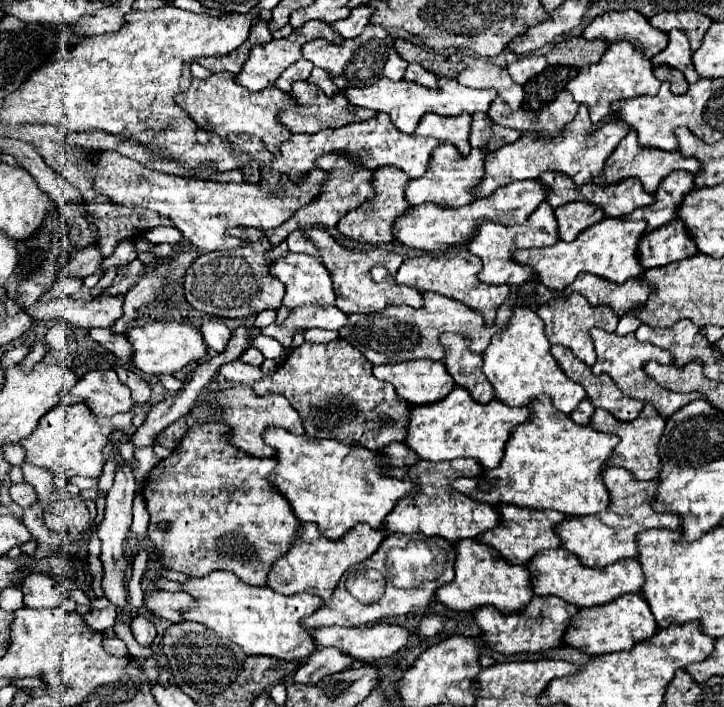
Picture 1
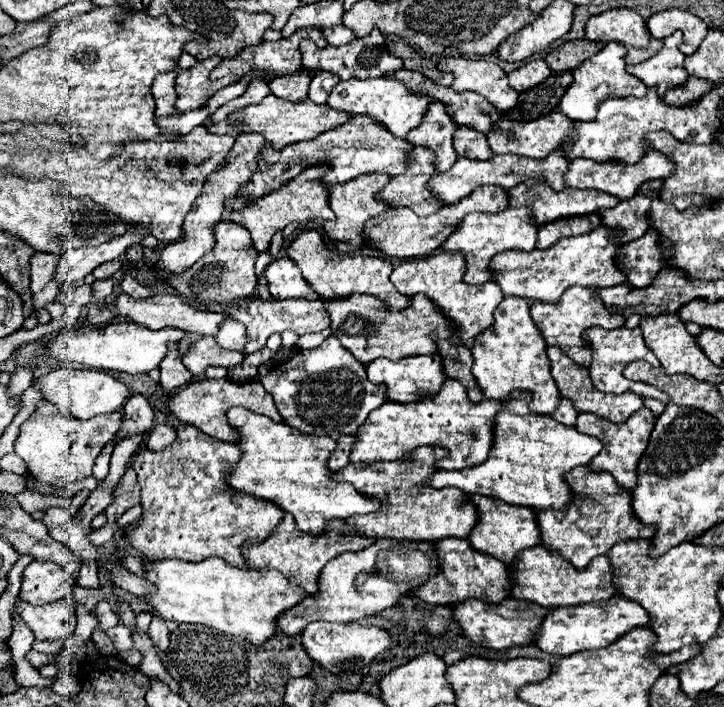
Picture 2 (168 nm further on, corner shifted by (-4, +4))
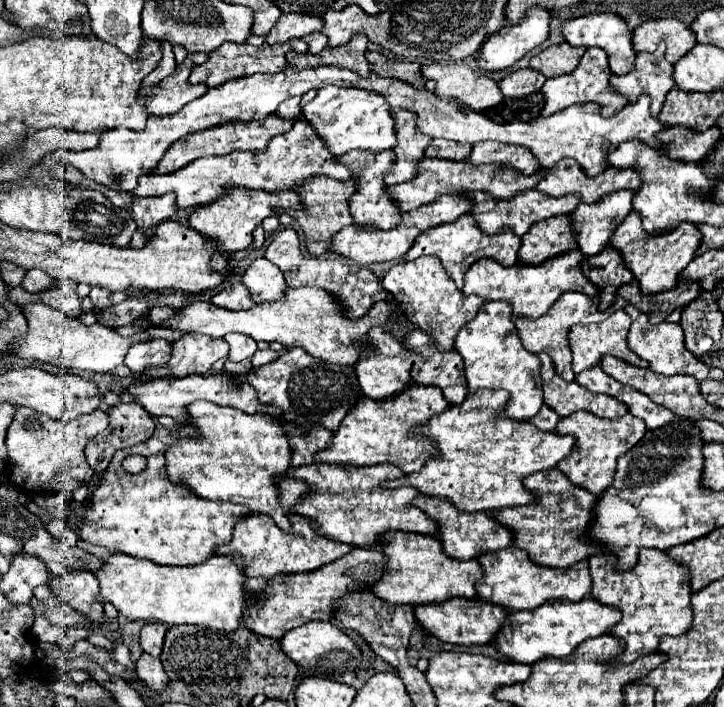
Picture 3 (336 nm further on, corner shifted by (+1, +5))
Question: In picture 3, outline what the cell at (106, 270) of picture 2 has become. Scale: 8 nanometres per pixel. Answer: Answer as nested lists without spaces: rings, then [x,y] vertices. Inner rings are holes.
[[[97,286],[91,287],[89,297],[92,303],[99,309],[105,309],[112,305],[110,302],[110,293],[104,289]]]

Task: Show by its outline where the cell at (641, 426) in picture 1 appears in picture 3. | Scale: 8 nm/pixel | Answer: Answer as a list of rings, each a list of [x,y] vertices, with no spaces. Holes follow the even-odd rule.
[[[576,411],[568,417],[562,417],[556,433],[558,435],[574,435],[576,437],[576,447],[566,459],[558,463],[558,469],[576,485],[588,487],[590,493],[602,495],[608,487],[612,487],[612,479],[616,473],[616,461],[624,451],[630,451],[642,437],[644,437],[646,425],[642,419],[626,413],[624,417],[618,419],[602,419],[596,417],[588,411]]]

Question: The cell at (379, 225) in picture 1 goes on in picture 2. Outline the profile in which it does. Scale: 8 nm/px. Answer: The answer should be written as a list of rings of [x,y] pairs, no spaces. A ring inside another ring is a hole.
[[[365,174],[365,176],[357,176],[357,180],[349,180],[349,184],[329,186],[329,208],[335,212],[335,222],[323,222],[323,220],[315,220],[315,222],[325,230],[335,250],[353,254],[361,250],[361,246],[365,246],[365,242],[361,240],[361,228],[369,218],[387,210],[383,204],[377,204],[377,200],[373,200],[375,192],[379,192],[387,182],[389,182],[387,176]]]

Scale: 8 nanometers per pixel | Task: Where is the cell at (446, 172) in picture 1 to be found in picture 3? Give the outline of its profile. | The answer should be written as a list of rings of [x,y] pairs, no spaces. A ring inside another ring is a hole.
[[[392,149],[380,153],[350,151],[348,155],[340,157],[340,161],[352,171],[352,177],[358,179],[358,189],[350,199],[350,213],[356,225],[374,225],[378,229],[390,229],[400,223],[402,211],[400,207],[396,207],[396,203],[392,203],[392,195],[388,195],[388,185],[384,183],[384,175],[388,173],[388,167],[392,167],[392,159],[396,159],[396,155],[392,155]]]

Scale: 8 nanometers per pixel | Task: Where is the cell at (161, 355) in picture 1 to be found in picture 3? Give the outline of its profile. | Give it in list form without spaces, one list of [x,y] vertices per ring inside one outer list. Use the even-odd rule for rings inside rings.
[[[40,301],[22,307],[22,311],[28,319],[28,333],[26,333],[24,341],[22,339],[16,341],[16,347],[12,353],[22,357],[22,359],[46,361],[46,363],[66,367],[66,369],[110,373],[118,365],[124,363],[124,355],[128,353],[128,347],[132,347],[132,343],[144,343],[150,339],[150,333],[138,333],[134,337],[122,337],[114,329],[108,329],[100,323],[94,323],[94,325],[78,323],[76,319],[70,319],[64,313],[44,305]]]

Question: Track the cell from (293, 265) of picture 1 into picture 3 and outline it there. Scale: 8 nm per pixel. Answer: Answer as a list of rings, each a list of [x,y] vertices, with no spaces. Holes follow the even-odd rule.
[[[264,257],[256,259],[246,269],[242,283],[252,291],[252,299],[256,303],[276,301],[288,289],[288,285],[284,283],[284,275],[280,275],[280,269]]]

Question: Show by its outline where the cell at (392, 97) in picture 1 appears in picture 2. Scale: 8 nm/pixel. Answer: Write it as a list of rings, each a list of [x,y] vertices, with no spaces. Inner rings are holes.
[[[369,78],[369,80],[341,80],[329,94],[327,106],[331,106],[337,112],[345,114],[367,114],[375,122],[379,122],[385,130],[395,134],[397,138],[405,138],[405,134],[421,124],[421,116],[427,108],[431,98],[427,96],[417,96],[405,90],[399,80],[391,78]]]

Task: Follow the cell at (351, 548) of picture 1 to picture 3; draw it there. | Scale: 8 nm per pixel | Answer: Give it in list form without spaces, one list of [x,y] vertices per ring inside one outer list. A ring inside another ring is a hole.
[[[250,513],[248,519],[240,521],[236,525],[232,541],[224,547],[216,547],[216,553],[218,555],[238,553],[244,561],[244,571],[246,571],[248,577],[274,579],[276,575],[292,575],[292,573],[314,571],[314,569],[330,563],[332,559],[338,559],[338,557],[352,551],[350,545],[330,541],[330,539],[318,535],[314,525],[312,525],[312,519],[308,519],[304,515],[292,515],[290,519],[294,519],[292,521],[294,529],[296,529],[294,535],[288,535],[280,527],[276,527],[276,523],[272,523],[272,519],[268,519],[268,515]]]

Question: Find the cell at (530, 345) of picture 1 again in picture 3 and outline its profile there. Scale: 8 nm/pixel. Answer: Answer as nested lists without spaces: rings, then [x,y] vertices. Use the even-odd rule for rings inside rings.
[[[486,301],[472,323],[466,323],[460,329],[454,349],[464,359],[470,393],[476,393],[480,389],[506,389],[510,393],[506,415],[518,421],[528,421],[540,411],[540,407],[544,405],[540,359],[538,355],[526,351],[520,343],[510,303]]]

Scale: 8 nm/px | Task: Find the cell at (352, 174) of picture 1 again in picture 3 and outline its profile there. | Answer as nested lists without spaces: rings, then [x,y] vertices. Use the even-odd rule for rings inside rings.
[[[232,189],[224,199],[200,205],[190,215],[190,227],[202,235],[212,237],[226,251],[242,251],[252,245],[252,233],[266,217],[278,215],[286,209],[300,209],[300,195],[296,191],[250,191],[250,189]]]

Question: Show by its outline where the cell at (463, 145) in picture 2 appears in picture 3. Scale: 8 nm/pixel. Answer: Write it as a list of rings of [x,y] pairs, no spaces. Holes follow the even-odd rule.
[[[432,139],[432,143],[426,149],[426,157],[438,157],[438,159],[454,159],[462,161],[470,155],[472,147],[468,143],[456,143],[456,141],[444,141],[444,139]]]

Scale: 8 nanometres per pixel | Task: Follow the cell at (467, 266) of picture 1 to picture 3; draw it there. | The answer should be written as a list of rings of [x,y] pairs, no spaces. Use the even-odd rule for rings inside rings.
[[[420,257],[408,263],[396,263],[386,271],[382,287],[400,301],[404,315],[414,325],[418,325],[422,331],[436,339],[438,349],[442,351],[454,349],[452,343],[456,341],[460,327],[472,321],[484,303],[484,299],[480,299],[478,295],[464,295],[460,289],[456,289],[456,285],[444,271],[440,259],[436,257]]]

